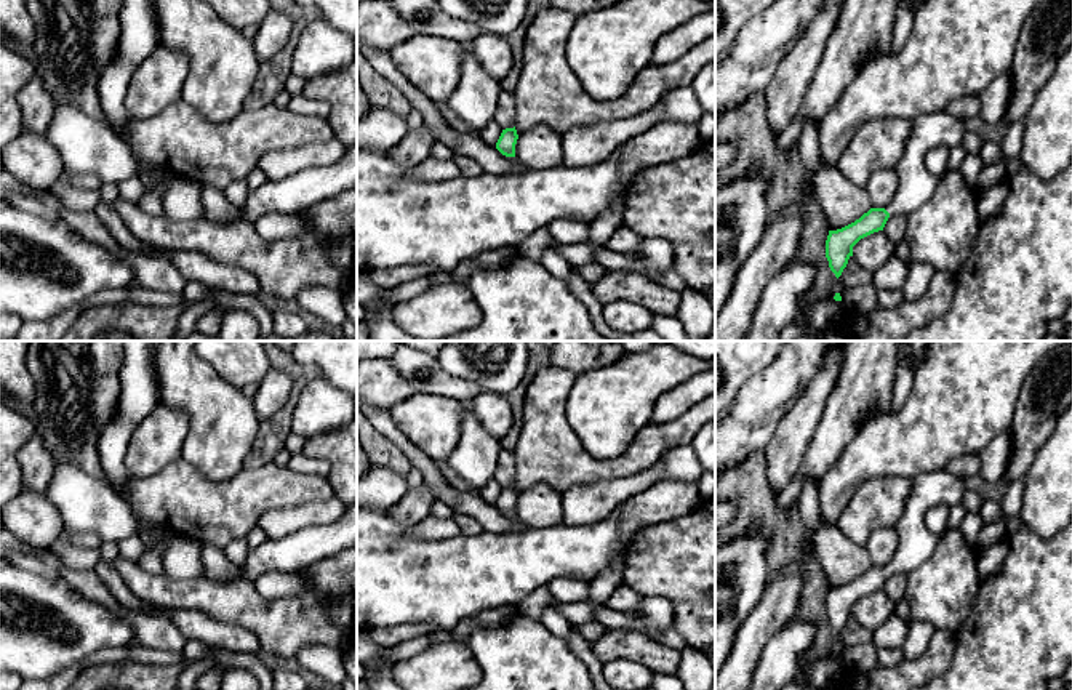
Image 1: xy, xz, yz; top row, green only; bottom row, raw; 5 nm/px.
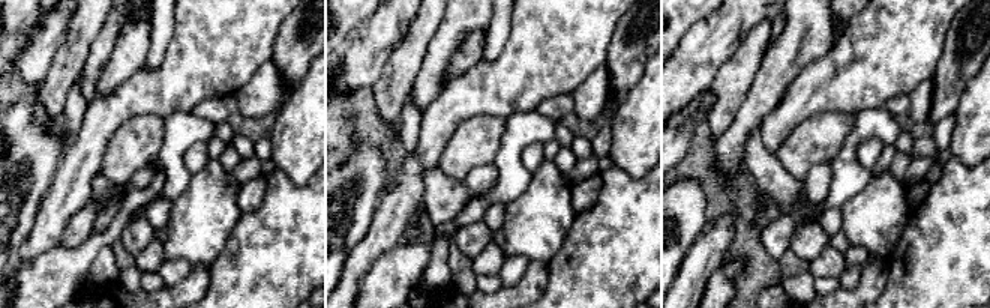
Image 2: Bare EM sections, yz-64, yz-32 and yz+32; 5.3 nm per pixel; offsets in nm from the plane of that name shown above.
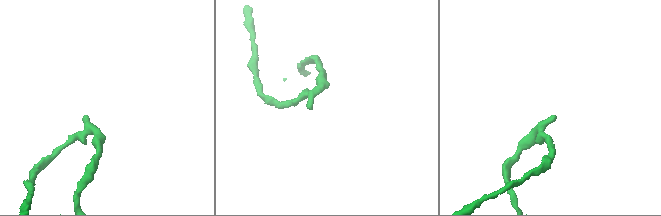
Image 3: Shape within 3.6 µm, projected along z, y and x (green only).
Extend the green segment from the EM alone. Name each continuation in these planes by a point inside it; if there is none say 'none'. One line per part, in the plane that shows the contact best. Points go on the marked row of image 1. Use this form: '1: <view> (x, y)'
1: yz (916, 184)

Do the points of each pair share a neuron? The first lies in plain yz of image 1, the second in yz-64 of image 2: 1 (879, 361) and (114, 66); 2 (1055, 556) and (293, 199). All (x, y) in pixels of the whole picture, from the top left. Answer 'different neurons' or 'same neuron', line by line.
1: different neurons
2: same neuron

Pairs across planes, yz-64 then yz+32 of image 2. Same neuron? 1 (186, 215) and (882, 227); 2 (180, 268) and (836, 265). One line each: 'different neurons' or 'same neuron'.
1: same neuron
2: different neurons

